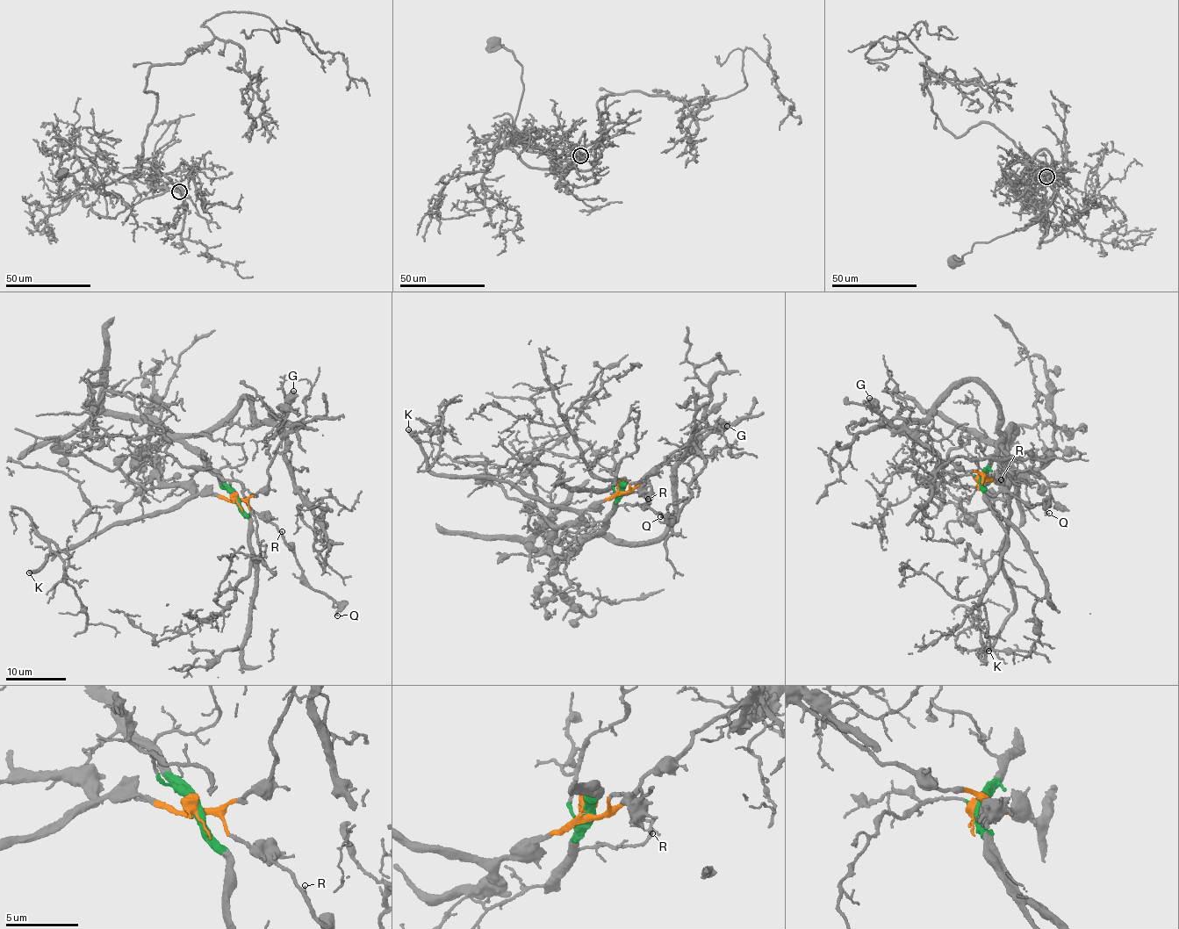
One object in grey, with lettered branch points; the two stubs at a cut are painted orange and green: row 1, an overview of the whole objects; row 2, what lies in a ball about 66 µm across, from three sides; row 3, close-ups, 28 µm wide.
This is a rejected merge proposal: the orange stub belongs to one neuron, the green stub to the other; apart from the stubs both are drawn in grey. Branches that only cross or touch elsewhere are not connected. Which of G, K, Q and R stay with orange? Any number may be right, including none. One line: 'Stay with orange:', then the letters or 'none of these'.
Stay with orange: G, K, Q, R

